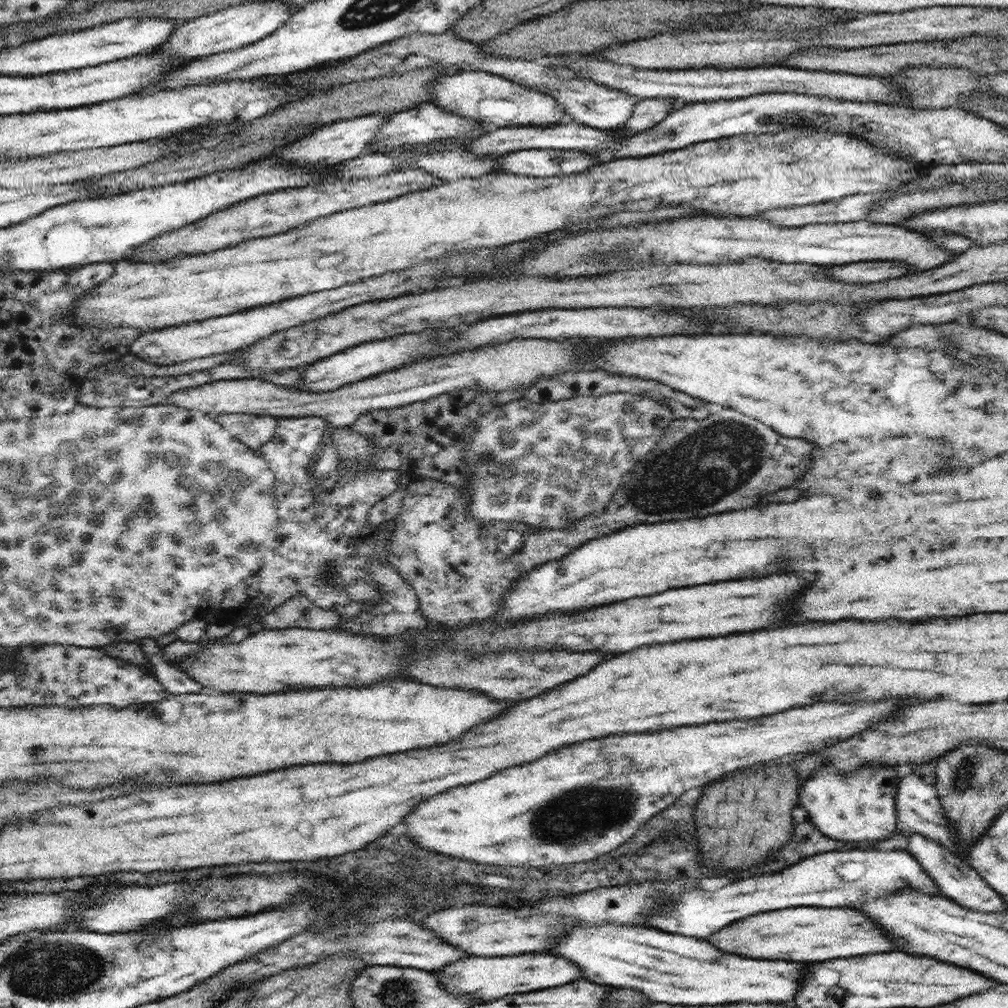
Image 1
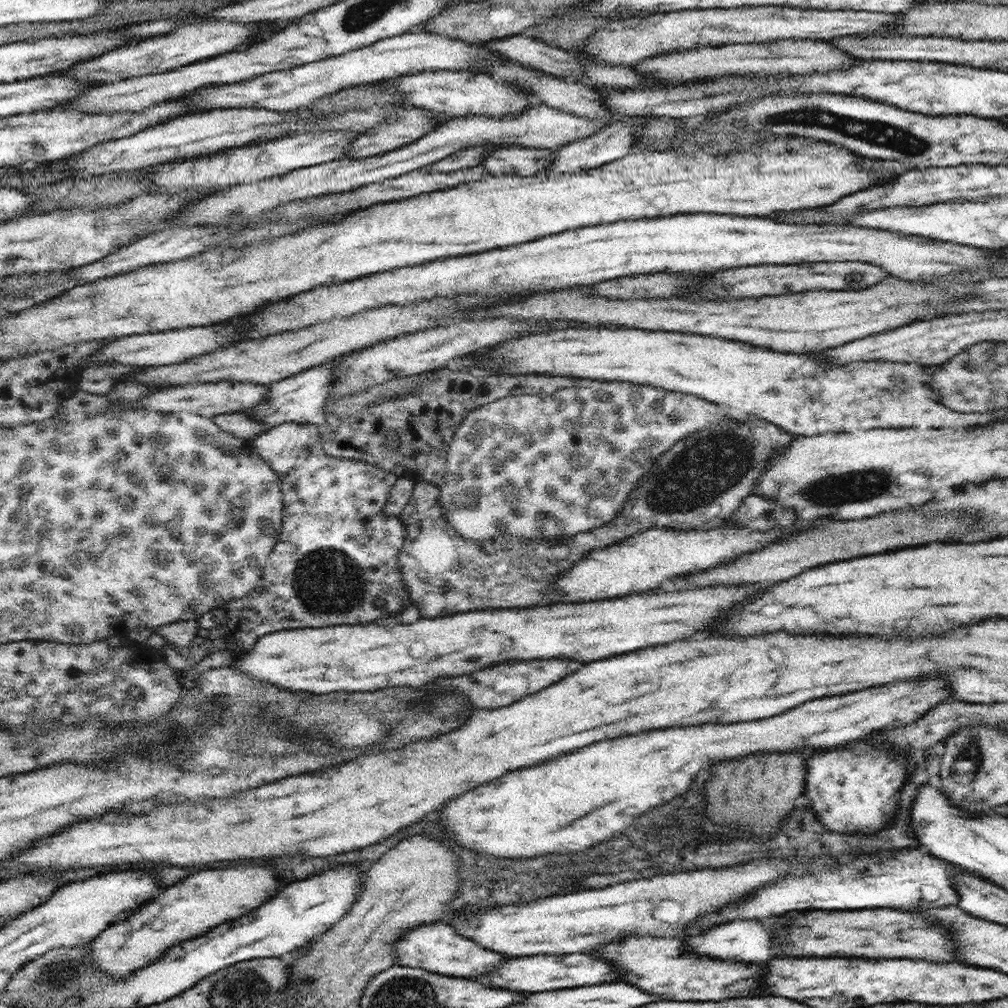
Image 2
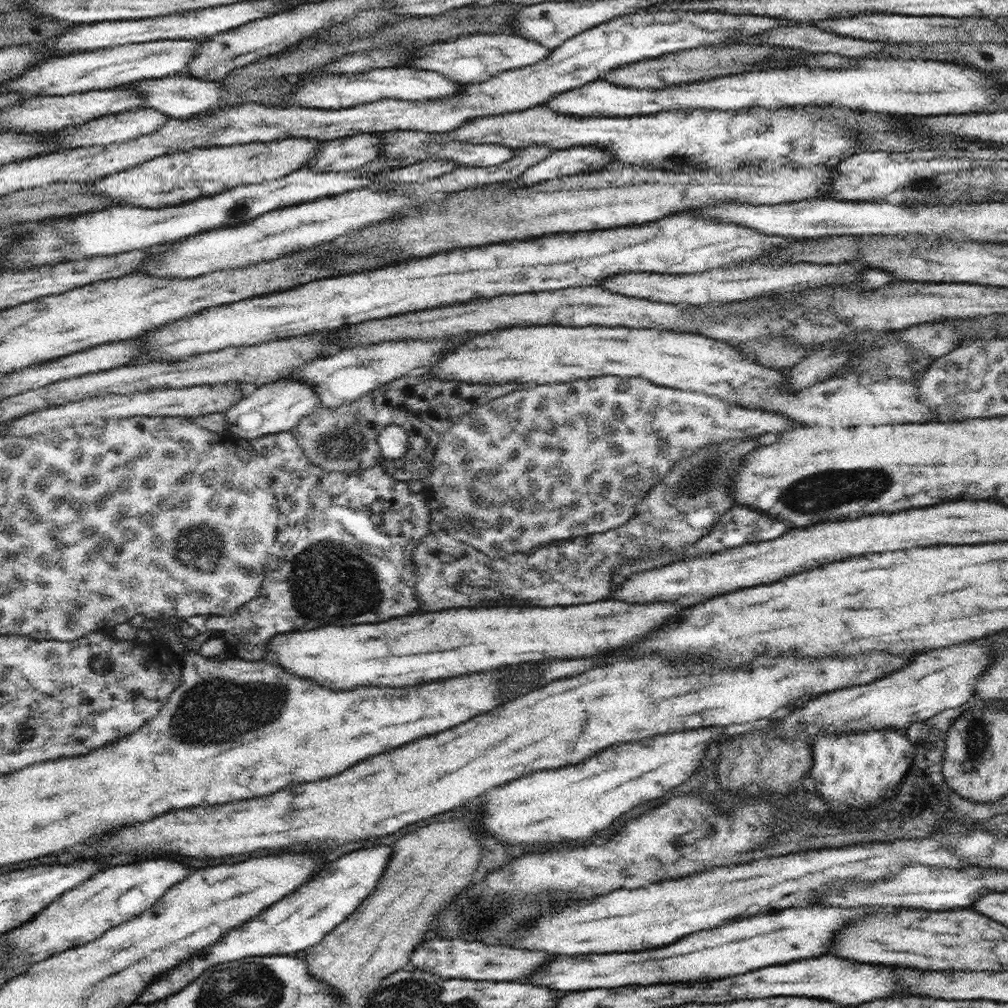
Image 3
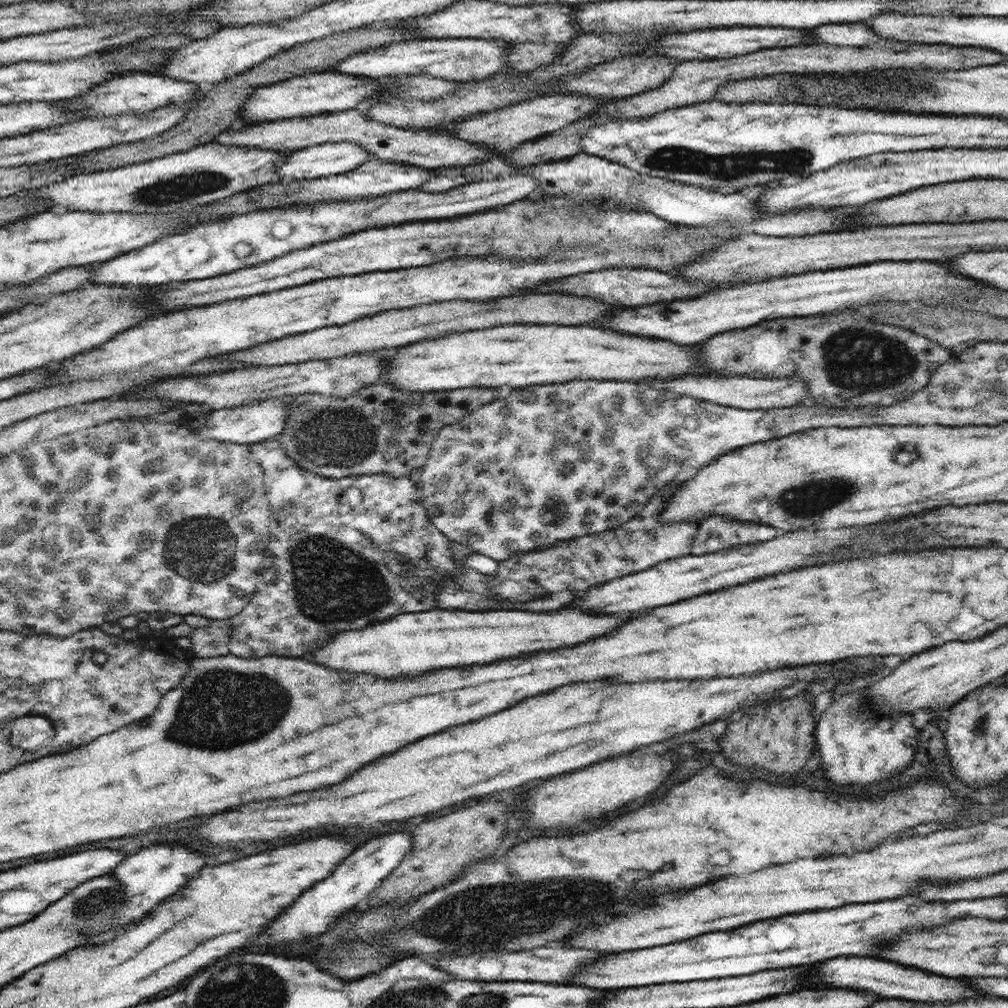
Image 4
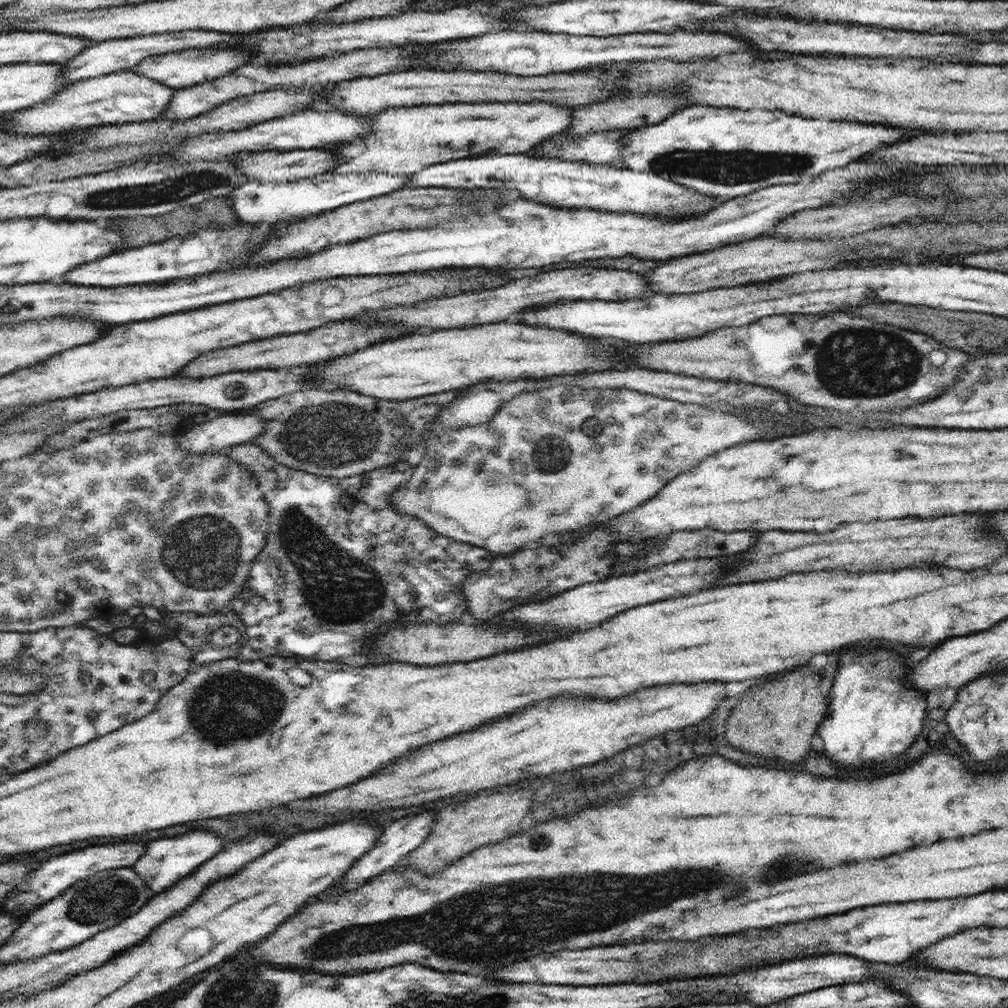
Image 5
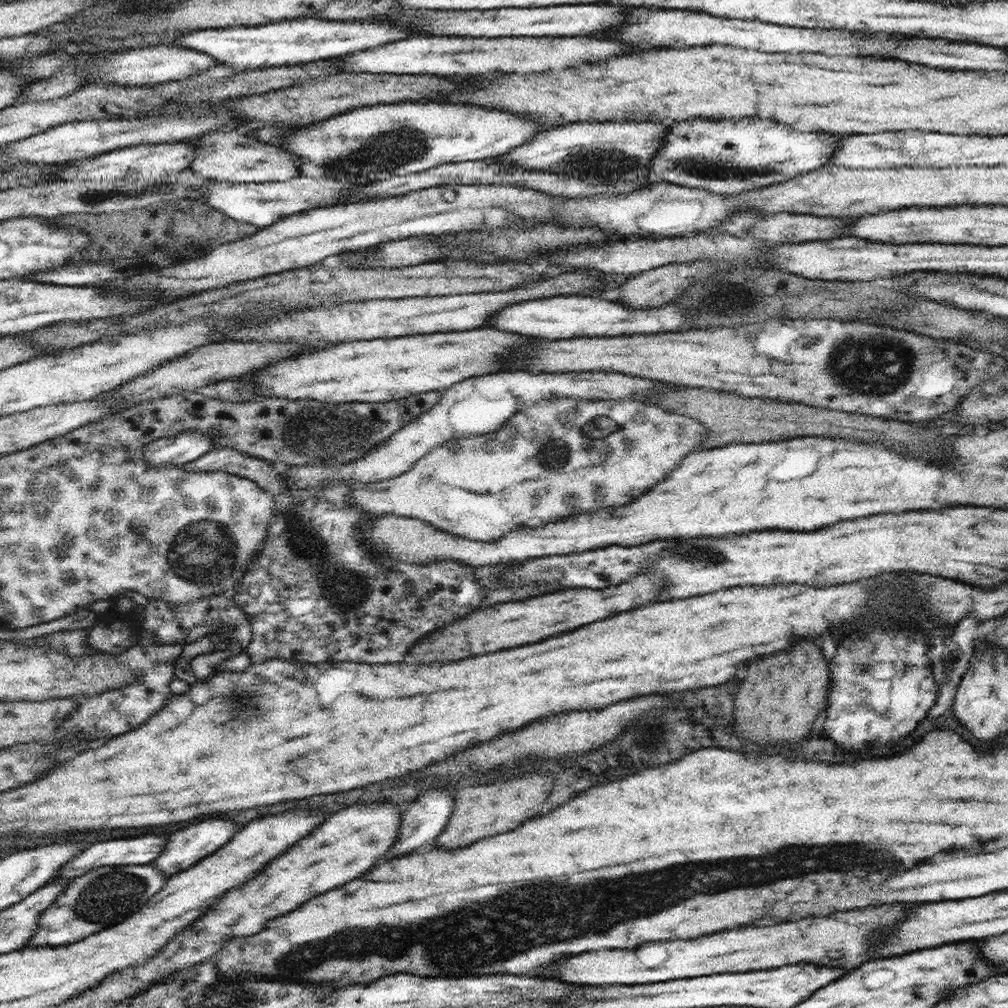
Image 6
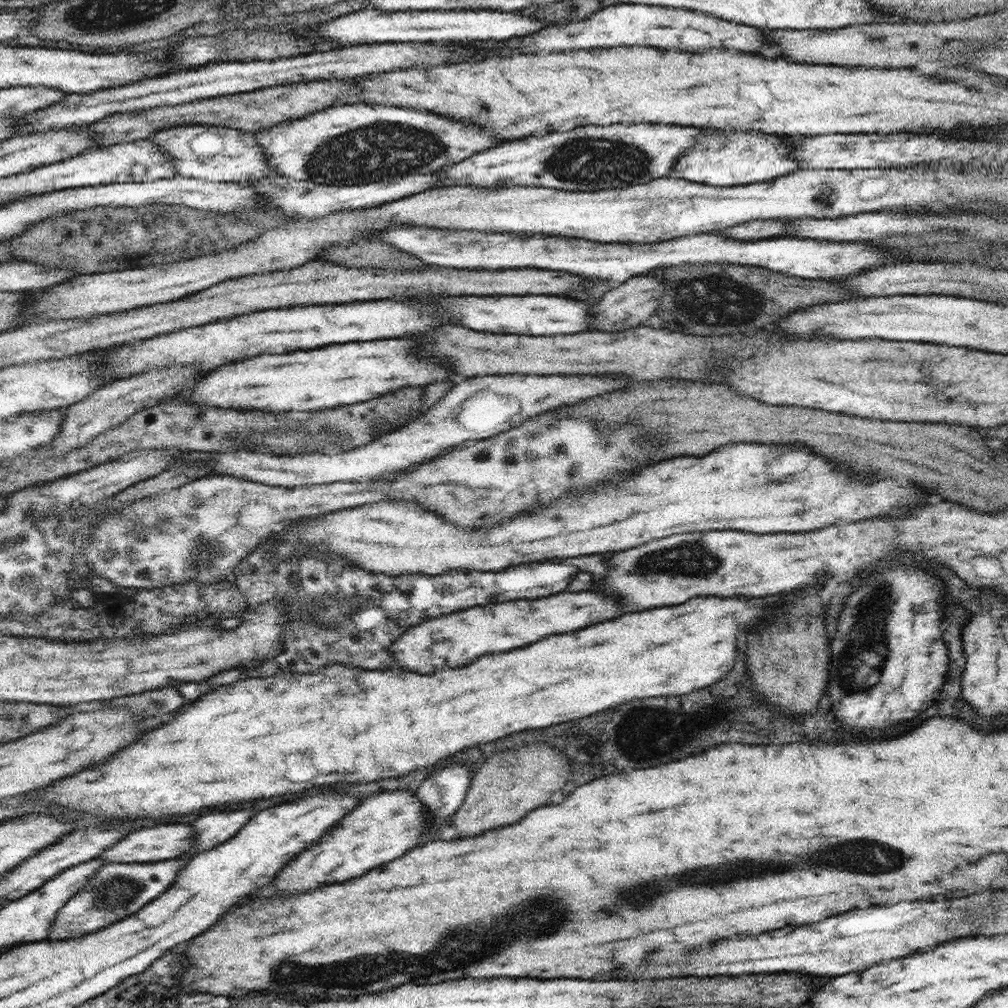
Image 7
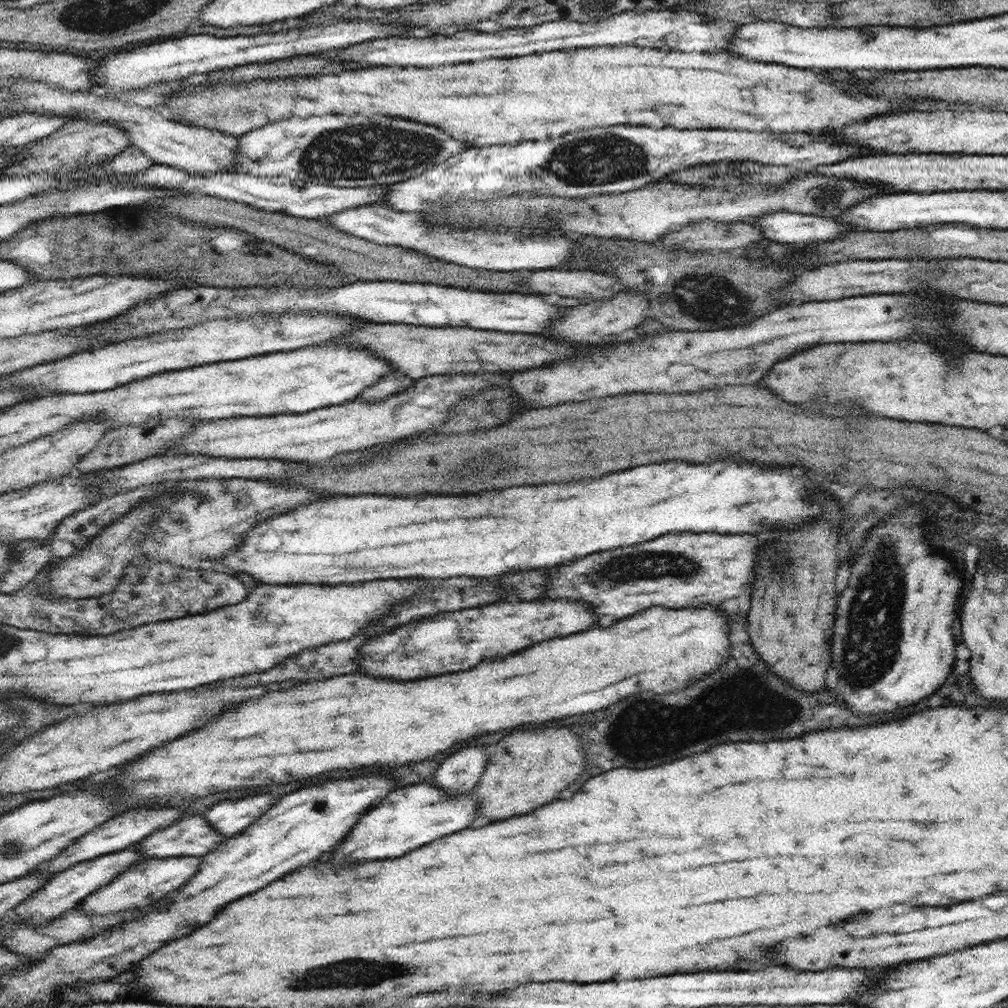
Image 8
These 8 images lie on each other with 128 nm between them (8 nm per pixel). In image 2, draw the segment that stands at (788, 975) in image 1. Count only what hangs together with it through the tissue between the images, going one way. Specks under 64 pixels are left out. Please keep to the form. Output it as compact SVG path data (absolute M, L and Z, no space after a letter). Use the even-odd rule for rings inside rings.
M624 938L600 950L610 962L626 968L626 980L648 992L662 994L670 1000L722 1000L734 996L748 996L750 990L762 980L766 966L758 964L730 964L708 960L686 952L678 938Z

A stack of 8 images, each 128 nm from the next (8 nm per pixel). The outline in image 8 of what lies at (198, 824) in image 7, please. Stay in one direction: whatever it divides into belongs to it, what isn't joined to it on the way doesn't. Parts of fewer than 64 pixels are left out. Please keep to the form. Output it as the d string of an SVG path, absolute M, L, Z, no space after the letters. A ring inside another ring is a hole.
M256 794L240 800L222 800L208 810L208 822L218 830L218 834L236 836L248 828L254 820L268 812L274 798L272 794Z

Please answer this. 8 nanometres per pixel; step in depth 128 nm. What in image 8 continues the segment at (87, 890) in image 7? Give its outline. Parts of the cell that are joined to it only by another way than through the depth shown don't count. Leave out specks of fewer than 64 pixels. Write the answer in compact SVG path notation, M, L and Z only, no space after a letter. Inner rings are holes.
M173 856L166 859L145 858L140 860L138 864L126 868L124 872L114 876L114 880L110 880L110 884L106 884L106 886L98 888L96 892L86 896L86 908L84 910L94 912L94 914L110 914L110 912L136 908L136 906L154 904L164 894L184 886L198 872L200 862L202 862L202 858L198 858L198 856L196 858L194 856Z

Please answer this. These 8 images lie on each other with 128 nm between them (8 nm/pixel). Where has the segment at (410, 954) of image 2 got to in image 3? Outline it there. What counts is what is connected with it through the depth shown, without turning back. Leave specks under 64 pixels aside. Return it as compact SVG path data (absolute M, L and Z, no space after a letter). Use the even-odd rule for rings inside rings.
M426 938L430 942L419 944L414 948L410 958L410 967L431 972L442 978L468 980L528 980L538 968L544 968L556 954L546 952L530 952L518 950L510 946L486 946L480 942L466 942L466 940L442 940L442 938Z

